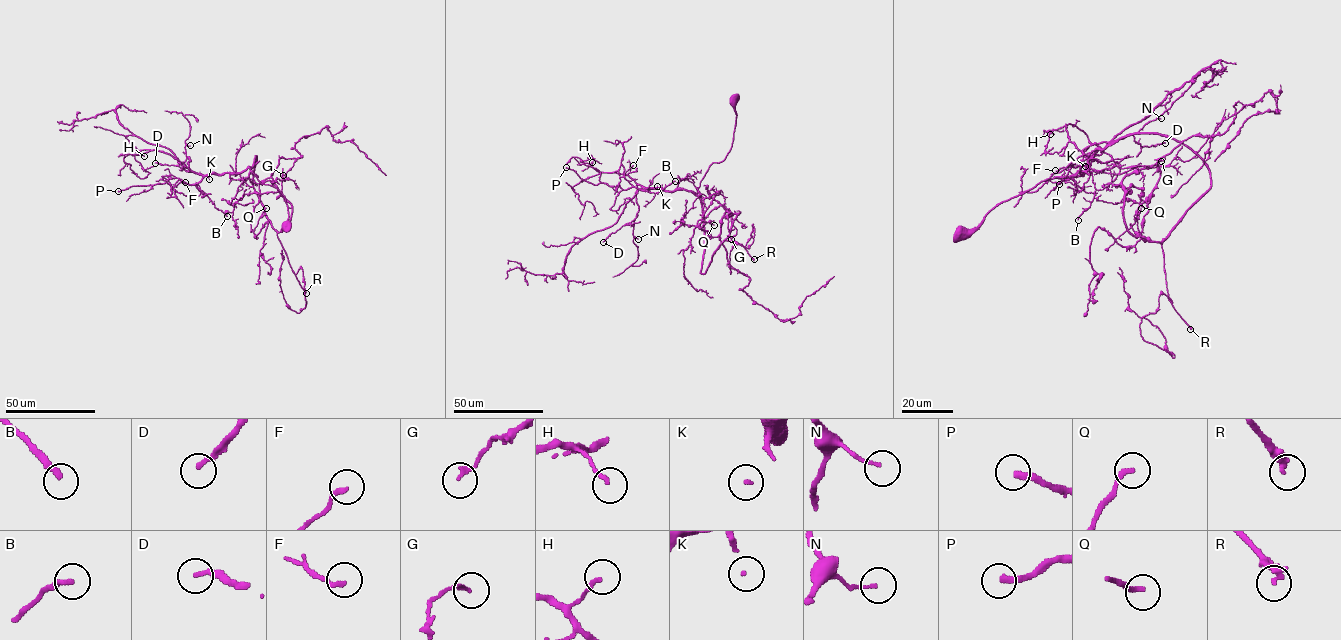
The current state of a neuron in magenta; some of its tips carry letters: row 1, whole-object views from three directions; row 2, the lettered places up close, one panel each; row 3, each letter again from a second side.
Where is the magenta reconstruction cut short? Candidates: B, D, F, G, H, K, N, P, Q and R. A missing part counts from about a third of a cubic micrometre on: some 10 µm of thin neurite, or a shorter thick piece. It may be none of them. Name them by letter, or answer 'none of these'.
D, K, P, R

